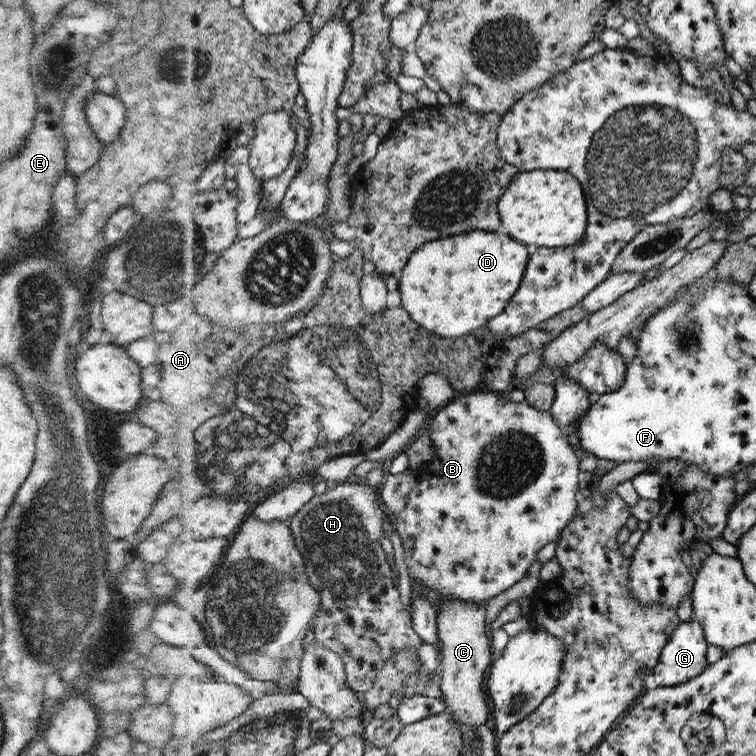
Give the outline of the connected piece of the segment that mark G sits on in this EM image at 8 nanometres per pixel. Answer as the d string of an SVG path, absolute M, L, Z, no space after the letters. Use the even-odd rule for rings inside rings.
M692 620L681 622L675 629L676 632L671 634L672 640L668 639L662 654L659 656L659 664L647 678L646 686L649 689L684 684L684 682L695 679L707 670L706 649L708 644L706 633L703 631L703 625L699 621Z

